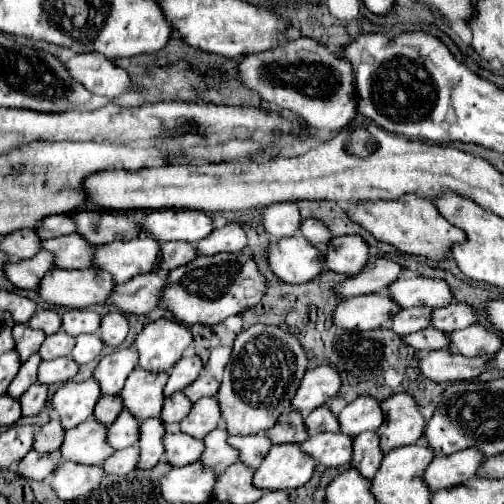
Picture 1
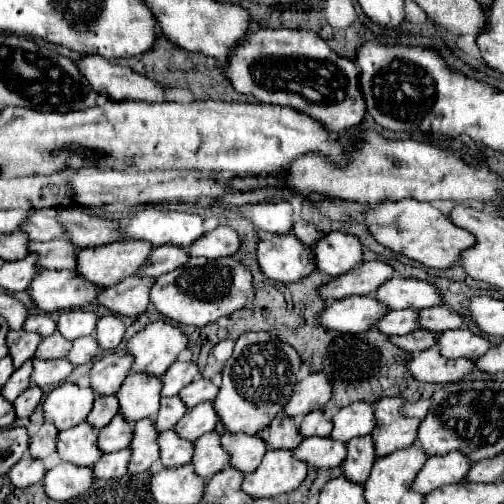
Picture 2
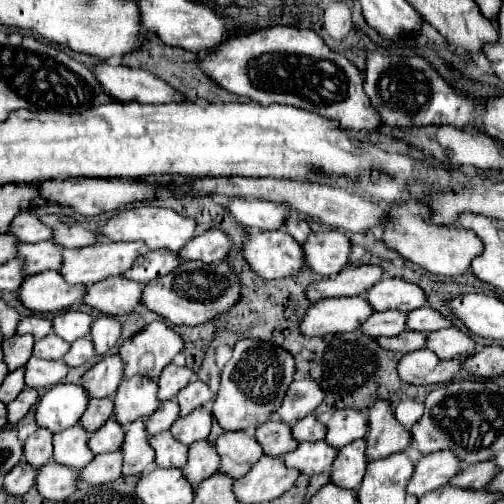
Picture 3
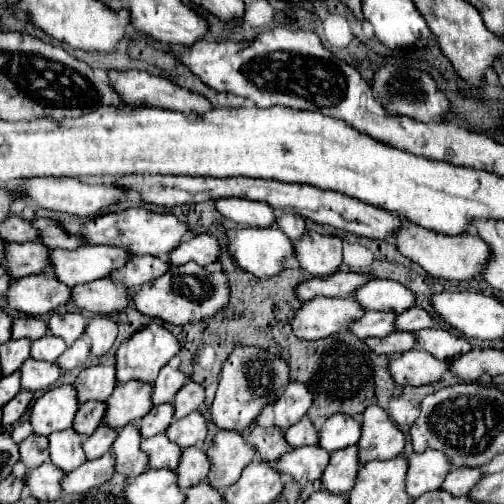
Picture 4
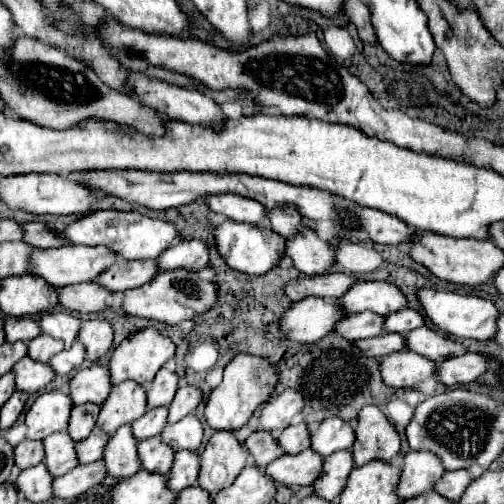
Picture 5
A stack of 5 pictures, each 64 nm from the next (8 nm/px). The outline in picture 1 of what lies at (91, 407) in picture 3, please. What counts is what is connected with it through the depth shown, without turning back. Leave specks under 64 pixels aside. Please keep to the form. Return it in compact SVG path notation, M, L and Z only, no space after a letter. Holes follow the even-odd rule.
M102 396L96 404L94 416L104 424L112 424L120 414L120 410L124 410L124 402L120 396Z

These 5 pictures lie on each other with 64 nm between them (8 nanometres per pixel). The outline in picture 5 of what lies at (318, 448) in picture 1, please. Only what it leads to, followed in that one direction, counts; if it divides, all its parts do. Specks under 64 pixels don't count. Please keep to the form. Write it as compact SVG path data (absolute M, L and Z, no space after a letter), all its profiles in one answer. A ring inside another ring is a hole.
M312 448L298 454L284 454L272 464L266 466L266 474L272 476L274 482L284 486L308 486L320 476L320 468L324 458Z

